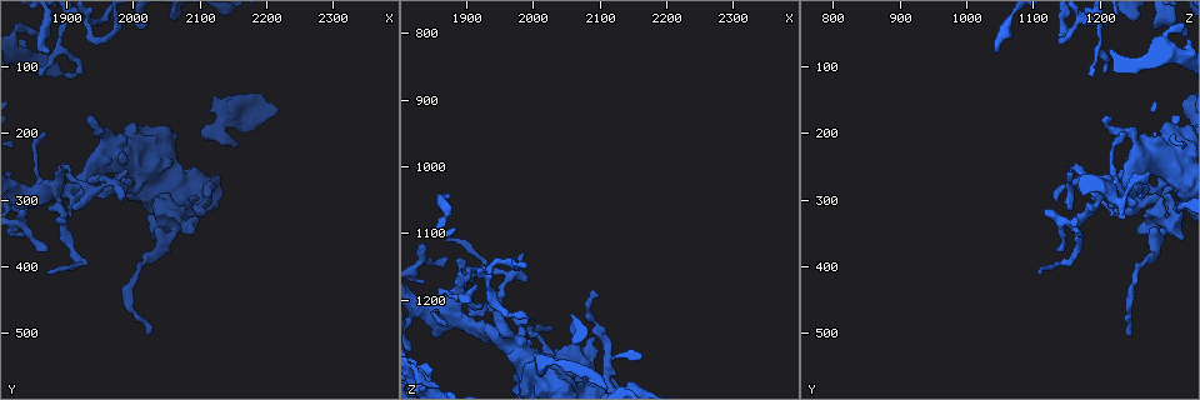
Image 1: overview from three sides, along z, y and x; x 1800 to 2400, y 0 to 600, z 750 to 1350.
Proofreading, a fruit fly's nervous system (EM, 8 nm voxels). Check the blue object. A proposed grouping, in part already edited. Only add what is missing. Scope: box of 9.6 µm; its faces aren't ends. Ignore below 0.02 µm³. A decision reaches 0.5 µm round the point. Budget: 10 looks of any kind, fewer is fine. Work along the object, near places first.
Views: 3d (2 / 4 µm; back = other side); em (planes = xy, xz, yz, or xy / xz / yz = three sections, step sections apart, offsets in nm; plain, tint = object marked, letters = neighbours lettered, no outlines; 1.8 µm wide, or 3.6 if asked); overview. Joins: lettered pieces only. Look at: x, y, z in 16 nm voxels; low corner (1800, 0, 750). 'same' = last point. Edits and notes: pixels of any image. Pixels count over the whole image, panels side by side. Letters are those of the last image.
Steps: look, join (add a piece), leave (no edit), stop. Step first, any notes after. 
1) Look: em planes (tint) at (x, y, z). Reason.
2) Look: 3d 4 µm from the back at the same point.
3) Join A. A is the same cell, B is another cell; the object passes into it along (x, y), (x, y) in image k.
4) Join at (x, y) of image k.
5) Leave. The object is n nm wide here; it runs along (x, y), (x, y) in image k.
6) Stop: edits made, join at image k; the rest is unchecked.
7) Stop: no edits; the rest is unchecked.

Look: 3d 4 µm at (2025, 500, 1240). Tapers out.

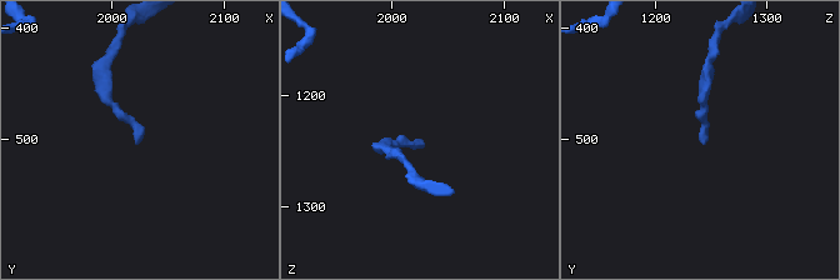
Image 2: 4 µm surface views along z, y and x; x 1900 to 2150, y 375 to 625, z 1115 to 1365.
Look: em 3.6 µm xy step 4 (tint) at (2018, 504, 1240).

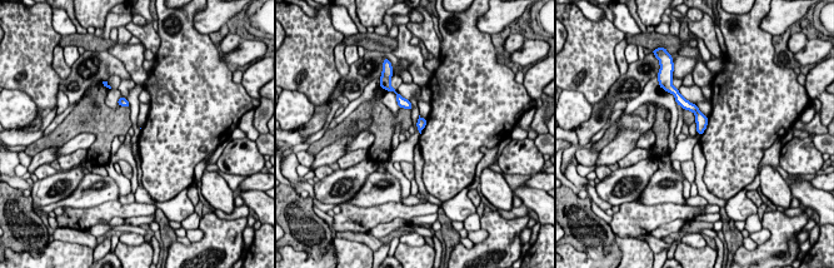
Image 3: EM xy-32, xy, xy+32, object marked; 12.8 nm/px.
Look: em 3.6 µm planes (letters) at the same point. Cut it another way.

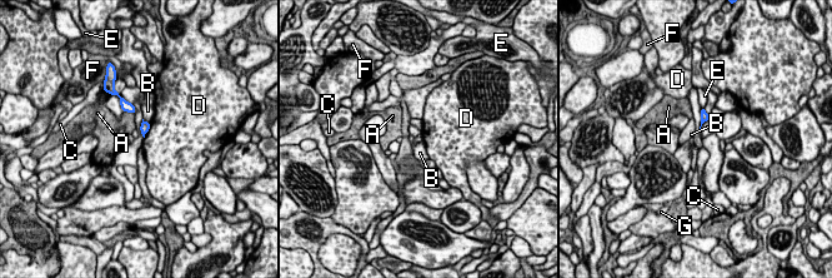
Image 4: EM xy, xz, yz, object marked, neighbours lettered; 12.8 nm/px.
Leave. A, B, C, D, E, F and G are other cells; a border runs along (151, 123), (144, 138) in image 4; none of them fits.

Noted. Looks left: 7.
Look: em xy step 4 (tint) at (1890, 265, 1175). Abrupt turn.

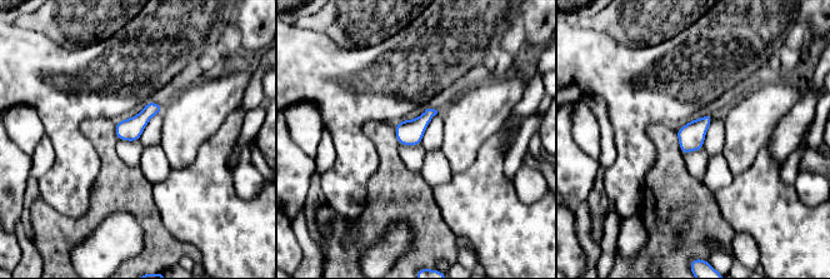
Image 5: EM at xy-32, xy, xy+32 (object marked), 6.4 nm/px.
Look: em planes (letters) at the same point.

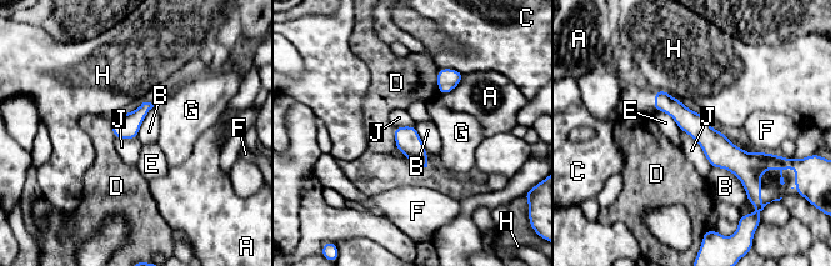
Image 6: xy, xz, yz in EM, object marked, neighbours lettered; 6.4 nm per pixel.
Leave. The object is 160 nm wide here; A, B, C, D, E, F, G, H and J are other cells; it runs along (659, 94), (725, 155), (762, 159) in image 6; no lettered piece goes on from it.

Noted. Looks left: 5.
Look: 3d 2 µm at (1940, 175, 1215). Free end.

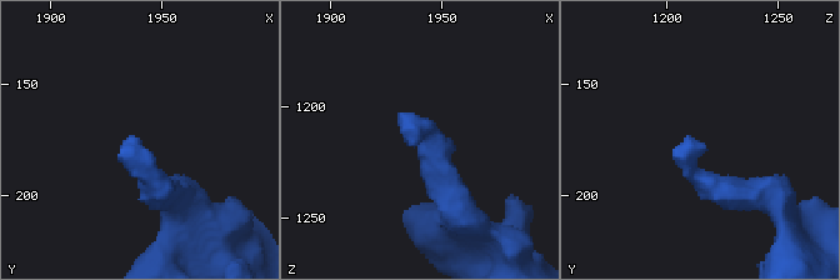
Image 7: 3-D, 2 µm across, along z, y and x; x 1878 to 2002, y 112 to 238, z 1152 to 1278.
Look: em xz step 4 (letters) at (1939, 178, 1217). Shape alone is not enough.

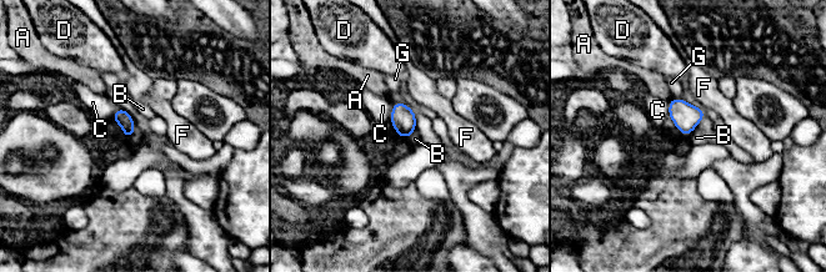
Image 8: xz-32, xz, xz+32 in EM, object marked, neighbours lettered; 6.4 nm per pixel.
Look: em planes (letters) at the same point.

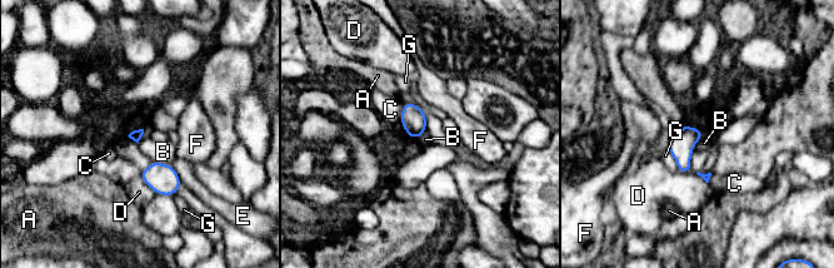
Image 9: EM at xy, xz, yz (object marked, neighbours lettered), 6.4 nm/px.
Leave. A, B, C, D, E, F and G are other cells; a border runs along (151, 160), (171, 165) in image 9; no lettered piece goes on from it.

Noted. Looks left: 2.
Look: em 3.6 µm planes (letters) at (2005, 220, 1310). Thick turns thin.

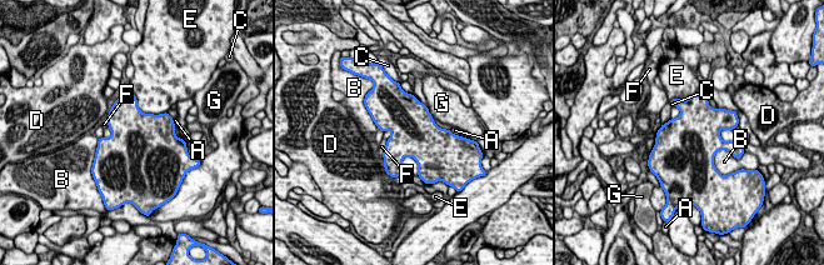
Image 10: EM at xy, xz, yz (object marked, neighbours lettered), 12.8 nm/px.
Leave. The object is 600 nm wide here; A, B, C, D, E, F and G are other cells; a border runs along (133, 91), (143, 111), (166, 113) in image 10; none of them fits.

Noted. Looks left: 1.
Stop: no edits; the rest is unchecked.

